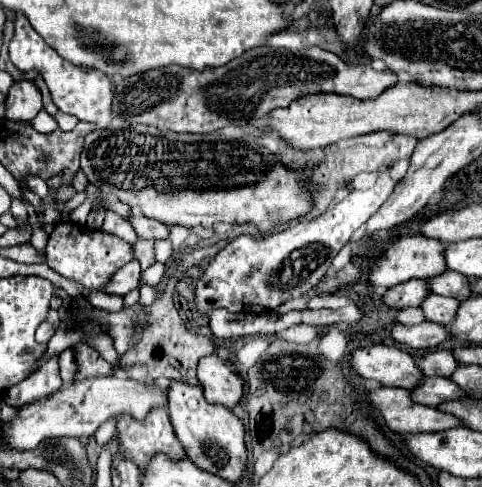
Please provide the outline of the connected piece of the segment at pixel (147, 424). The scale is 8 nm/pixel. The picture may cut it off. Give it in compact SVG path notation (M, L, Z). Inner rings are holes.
M165 405L153 407L145 419L137 421L129 415L121 415L117 421L117 433L121 449L143 471L153 453L165 453L171 459L183 459L185 451L179 445Z

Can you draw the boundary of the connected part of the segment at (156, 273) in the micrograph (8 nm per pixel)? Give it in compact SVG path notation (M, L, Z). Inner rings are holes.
M155 263L155 265L151 265L147 271L141 271L141 283L139 283L139 287L143 287L143 285L149 285L149 287L155 287L155 285L159 285L159 279L163 277L163 273L165 273L165 263Z

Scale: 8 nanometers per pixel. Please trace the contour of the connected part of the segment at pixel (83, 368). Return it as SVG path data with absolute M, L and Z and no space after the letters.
M79 343L75 351L77 351L77 363L79 363L79 373L77 373L75 379L83 379L83 377L103 377L103 375L111 375L113 373L113 365L107 363L87 343Z

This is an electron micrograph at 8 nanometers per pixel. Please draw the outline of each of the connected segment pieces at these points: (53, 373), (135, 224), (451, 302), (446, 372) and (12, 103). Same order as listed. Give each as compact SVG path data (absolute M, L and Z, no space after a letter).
M53 355L31 377L11 387L5 393L5 401L13 407L21 407L25 403L31 403L33 399L41 399L53 391L59 391L61 387L63 381L59 377L59 355Z
M131 213L129 217L125 217L131 227L135 229L135 233L141 237L141 239L167 239L169 231L167 231L167 225L159 223L159 221L153 221L145 215L135 215Z
M427 295L421 303L421 309L425 313L427 321L439 323L439 325L447 325L449 321L453 321L453 313L457 313L459 301L453 297L439 297L439 295Z
M437 349L437 351L427 351L417 367L421 369L423 375L439 375L439 377L449 377L455 369L457 369L457 361L453 359L451 351L445 349Z
M15 81L9 89L5 117L9 121L31 121L41 109L41 93L33 85L33 81Z

